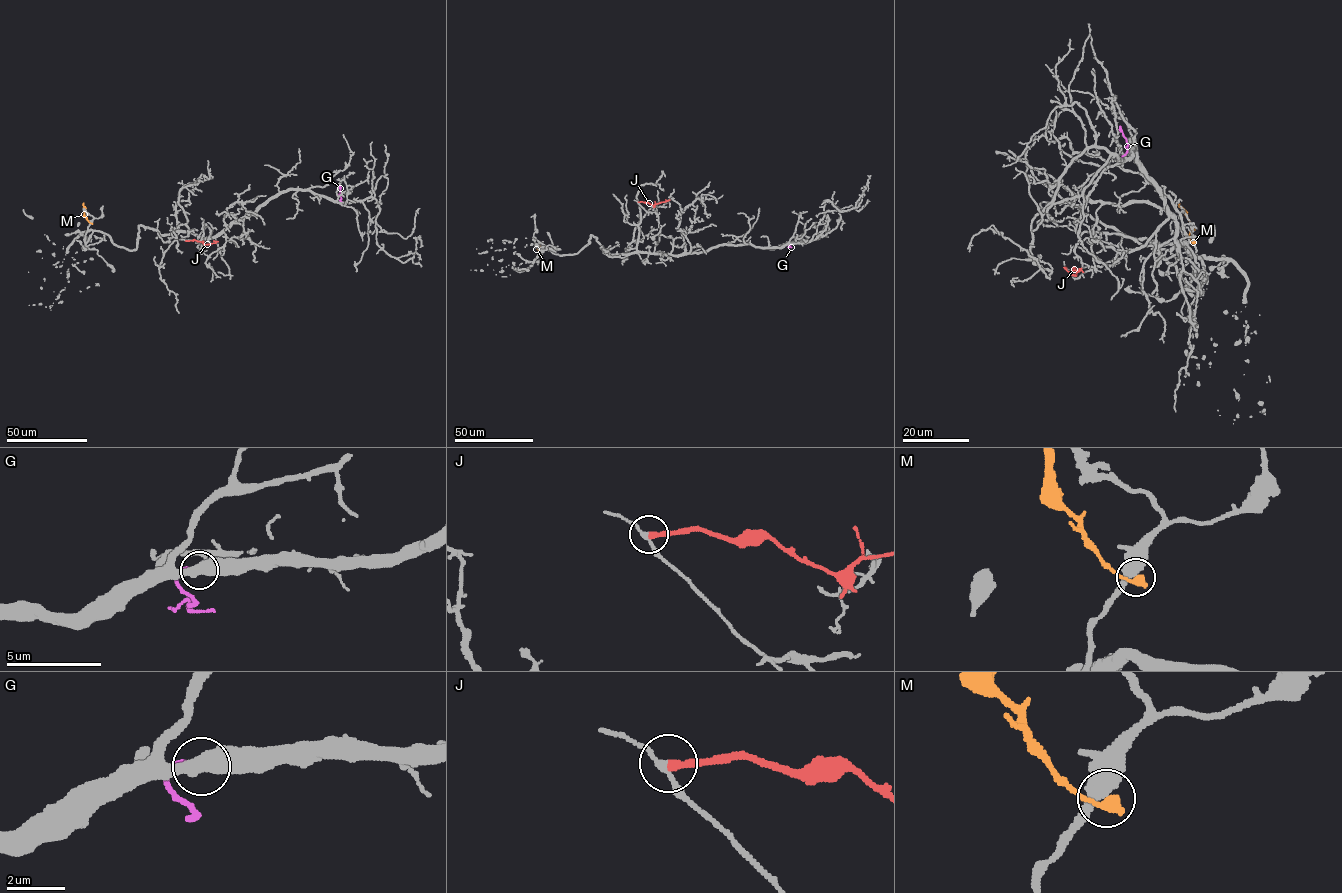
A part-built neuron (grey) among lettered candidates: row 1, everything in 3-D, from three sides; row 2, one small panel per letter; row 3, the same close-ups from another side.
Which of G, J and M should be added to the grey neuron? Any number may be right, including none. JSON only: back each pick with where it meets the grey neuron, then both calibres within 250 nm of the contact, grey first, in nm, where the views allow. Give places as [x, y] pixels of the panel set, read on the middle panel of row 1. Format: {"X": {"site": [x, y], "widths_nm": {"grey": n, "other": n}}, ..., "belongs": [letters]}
{"belongs": []}

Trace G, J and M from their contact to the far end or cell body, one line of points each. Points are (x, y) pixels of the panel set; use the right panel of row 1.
G: (1122, 159), (1127, 144), (1120, 127)
J: (1076, 271), (1074, 268), (1078, 270), (1076, 276), (1064, 267)
M: (1194, 242), (1188, 237), (1192, 230), (1190, 222), (1178, 205)

